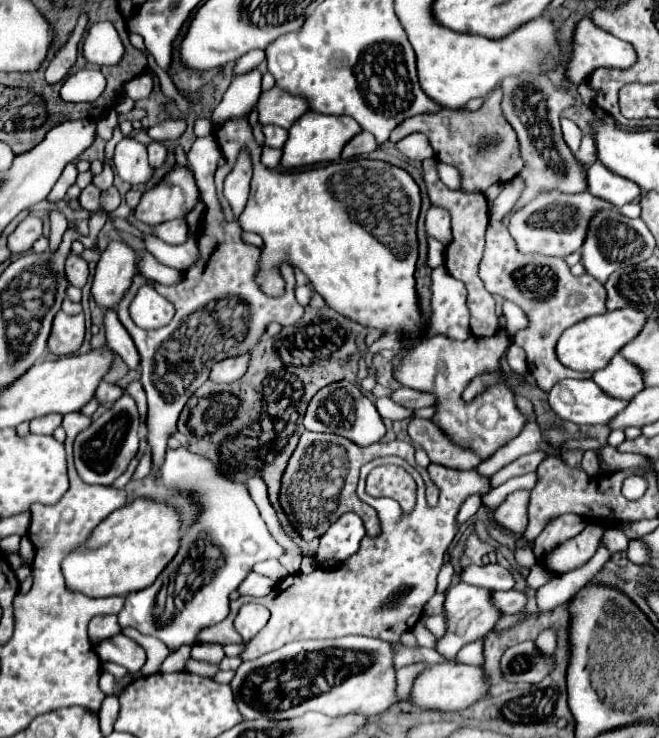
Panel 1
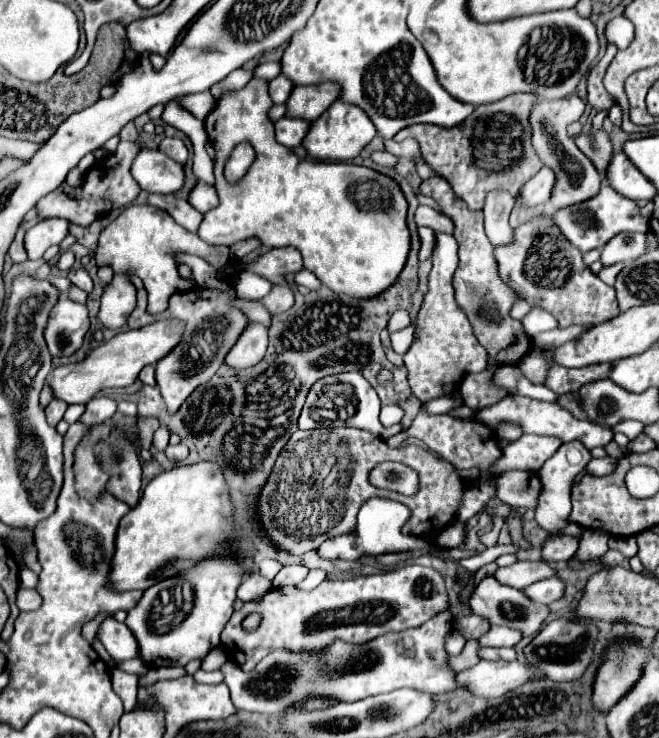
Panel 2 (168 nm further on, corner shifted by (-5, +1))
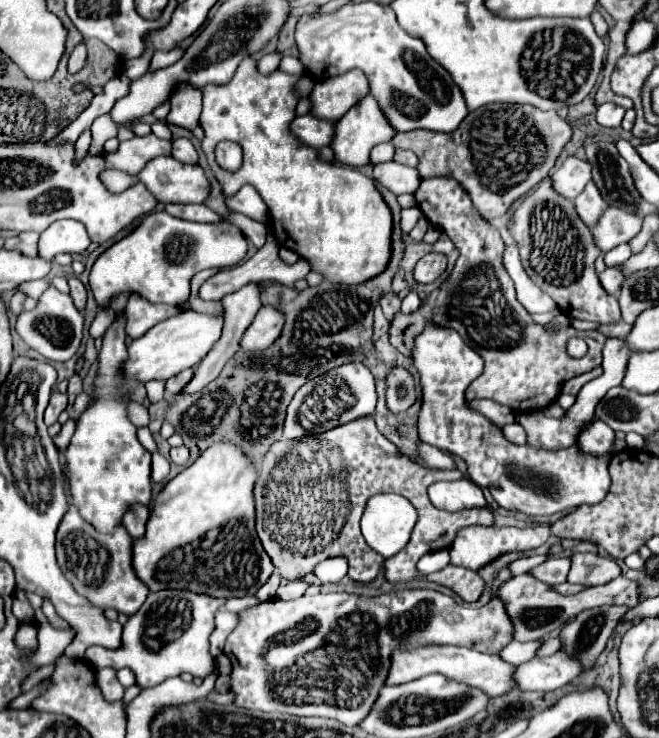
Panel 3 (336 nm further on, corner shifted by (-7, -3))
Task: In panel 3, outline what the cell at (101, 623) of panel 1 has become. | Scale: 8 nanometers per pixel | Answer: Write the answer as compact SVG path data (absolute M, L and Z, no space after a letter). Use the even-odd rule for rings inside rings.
M98 668L96 670L96 684L102 690L106 700L110 700L110 702L122 700L124 686L116 680L116 672L112 668Z

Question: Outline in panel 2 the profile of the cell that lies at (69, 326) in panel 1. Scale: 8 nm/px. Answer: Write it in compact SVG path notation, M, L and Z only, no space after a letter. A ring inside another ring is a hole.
M62 296L56 308L52 310L48 328L44 330L50 354L72 356L82 346L88 328L90 328L88 308Z

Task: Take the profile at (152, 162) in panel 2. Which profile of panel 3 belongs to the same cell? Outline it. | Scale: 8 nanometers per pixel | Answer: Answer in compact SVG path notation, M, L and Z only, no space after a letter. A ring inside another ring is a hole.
M172 156L150 160L138 174L138 180L162 204L204 204L210 196L210 182L200 166L182 164Z

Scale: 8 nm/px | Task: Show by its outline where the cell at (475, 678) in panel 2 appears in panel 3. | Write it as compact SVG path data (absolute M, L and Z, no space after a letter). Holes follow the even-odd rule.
M558 650L546 658L534 658L522 666L514 674L520 690L558 690L572 682L576 676L584 672L584 666L578 658L570 656L566 650Z

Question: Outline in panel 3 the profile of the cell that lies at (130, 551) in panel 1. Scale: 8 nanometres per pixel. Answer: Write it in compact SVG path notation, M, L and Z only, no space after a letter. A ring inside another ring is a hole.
M232 440L212 444L202 456L170 480L154 500L146 540L134 540L134 570L138 578L152 590L190 590L212 598L242 598L258 592L272 576L272 562L264 552L254 530L254 482L258 470L254 462Z

